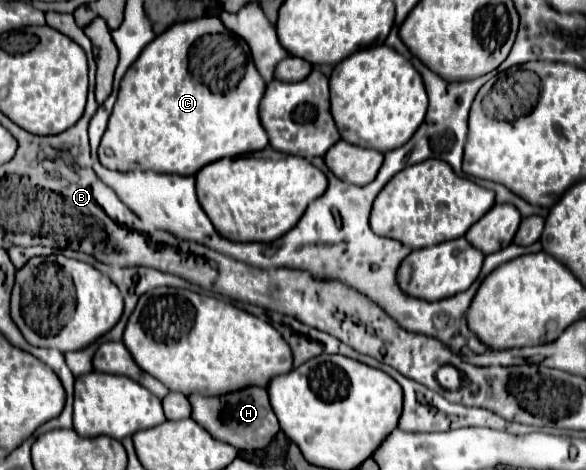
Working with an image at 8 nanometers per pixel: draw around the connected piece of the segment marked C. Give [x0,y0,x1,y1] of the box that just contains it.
[98,18,268,176]

